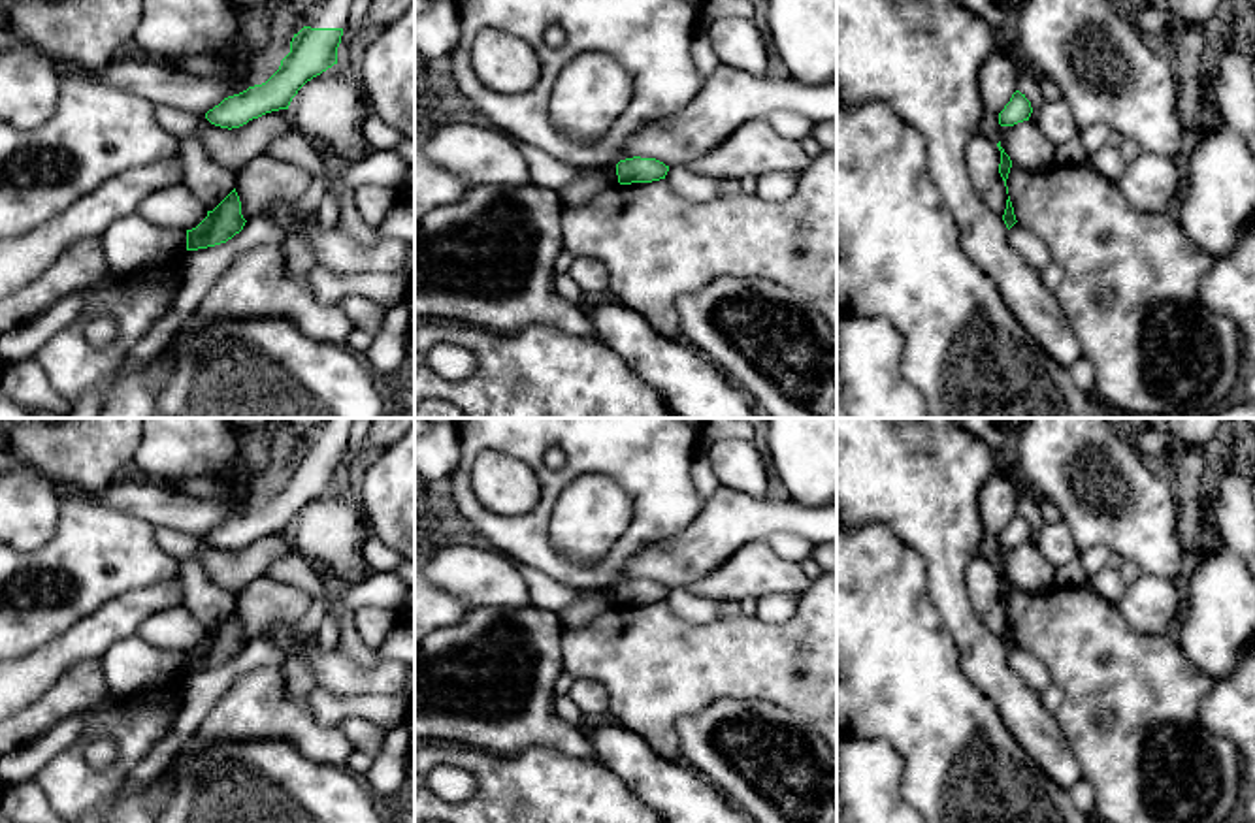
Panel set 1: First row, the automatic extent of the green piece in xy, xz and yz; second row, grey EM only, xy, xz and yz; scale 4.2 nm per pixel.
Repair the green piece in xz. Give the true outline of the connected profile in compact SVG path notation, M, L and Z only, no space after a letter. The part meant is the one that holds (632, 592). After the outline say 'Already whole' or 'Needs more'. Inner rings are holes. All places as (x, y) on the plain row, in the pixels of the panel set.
M626 580L616 586L616 597L620 606L652 605L665 601L669 588L656 580Z. Already whole

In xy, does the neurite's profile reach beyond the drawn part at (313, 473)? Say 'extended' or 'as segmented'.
extended

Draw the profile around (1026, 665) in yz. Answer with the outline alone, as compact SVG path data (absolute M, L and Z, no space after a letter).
M1019 644L1008 652L1008 663L1012 670L1036 693L1042 693L1051 684L1046 667Z

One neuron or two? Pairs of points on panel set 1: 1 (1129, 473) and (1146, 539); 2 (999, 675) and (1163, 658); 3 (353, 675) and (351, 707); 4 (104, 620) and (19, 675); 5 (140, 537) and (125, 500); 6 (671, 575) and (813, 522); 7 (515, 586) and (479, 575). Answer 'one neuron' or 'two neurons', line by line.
1: one neuron
2: two neurons
3: two neurons
4: one neuron
5: two neurons
6: one neuron
7: one neuron

